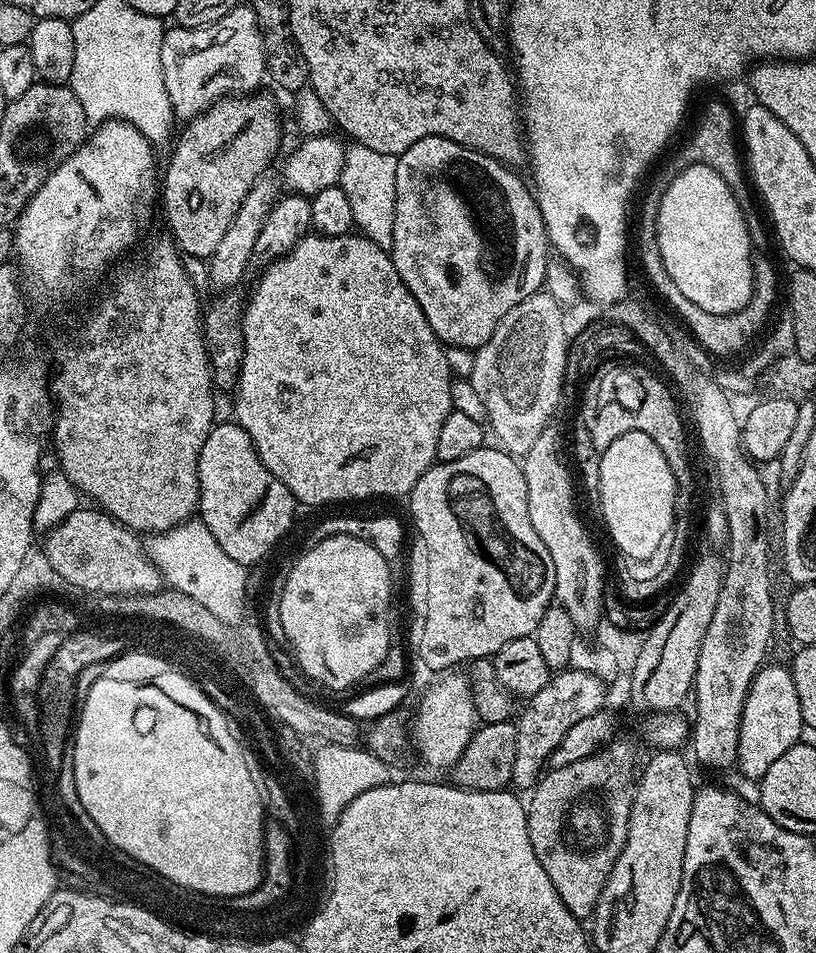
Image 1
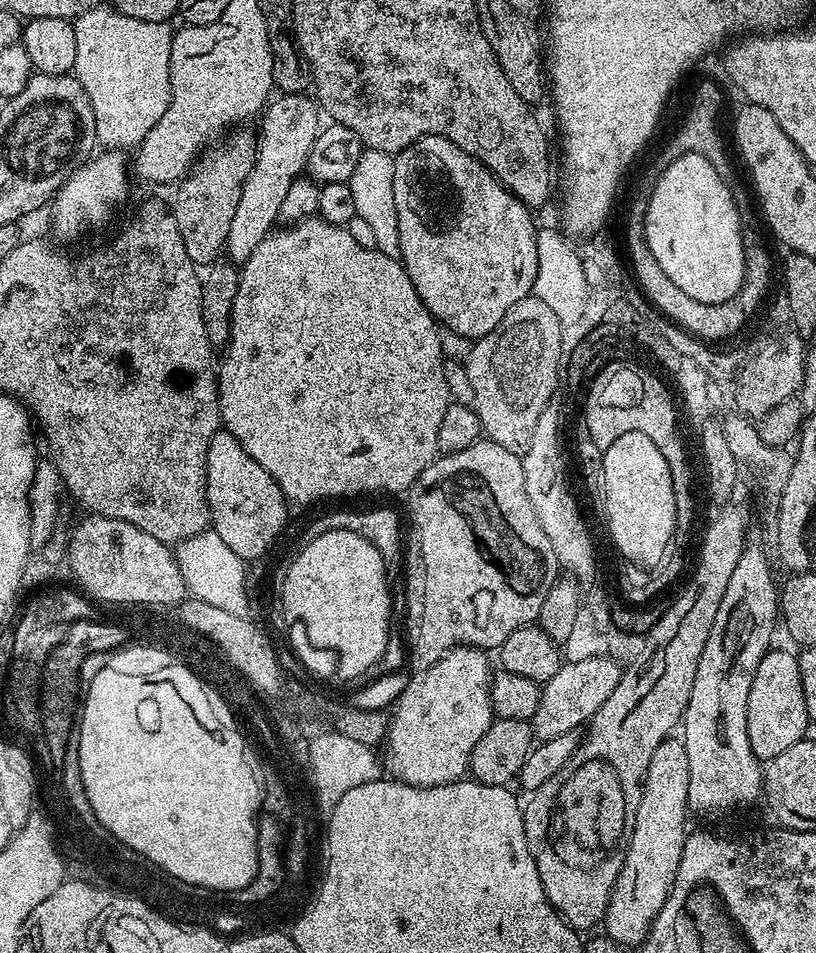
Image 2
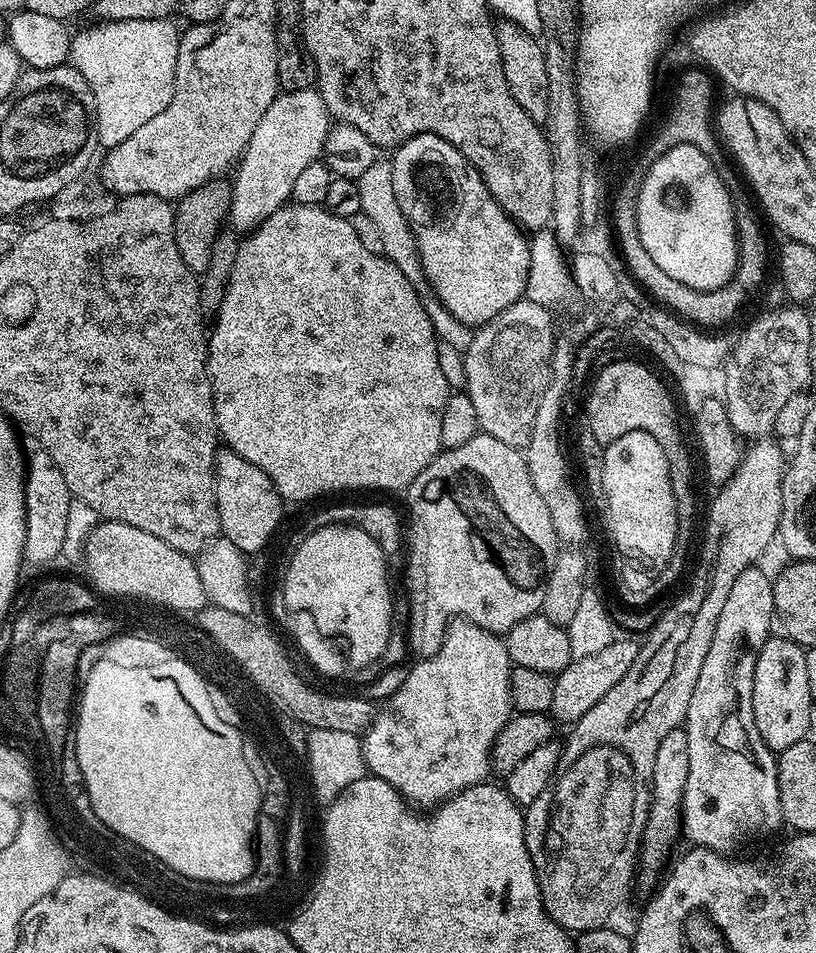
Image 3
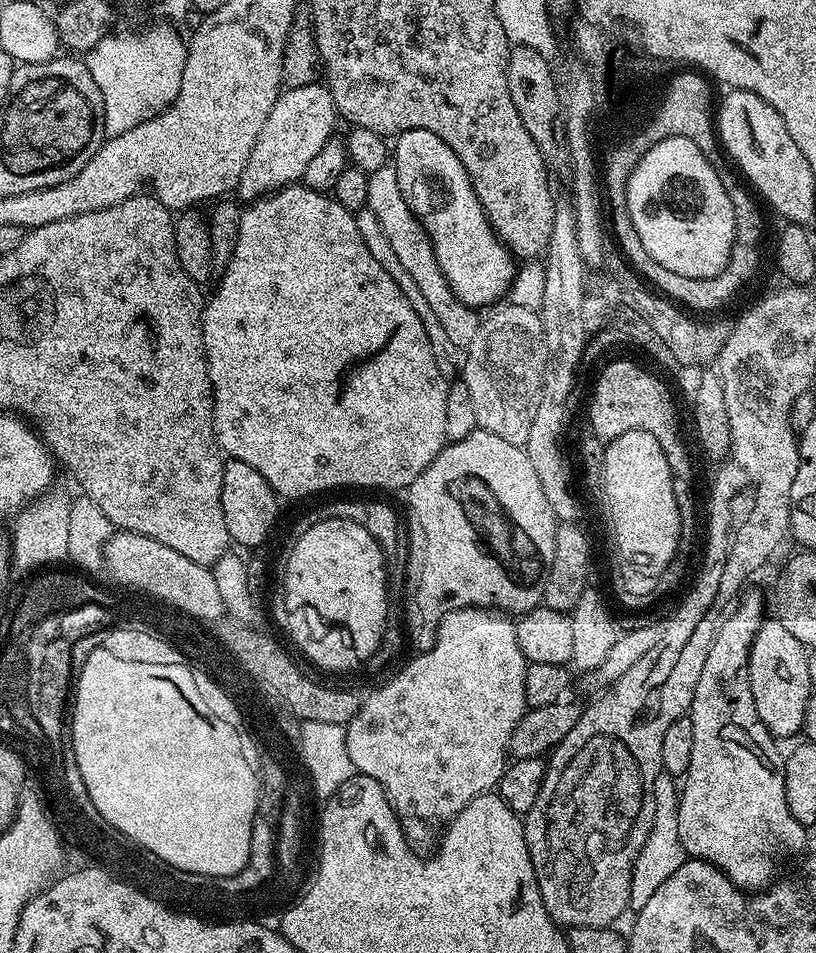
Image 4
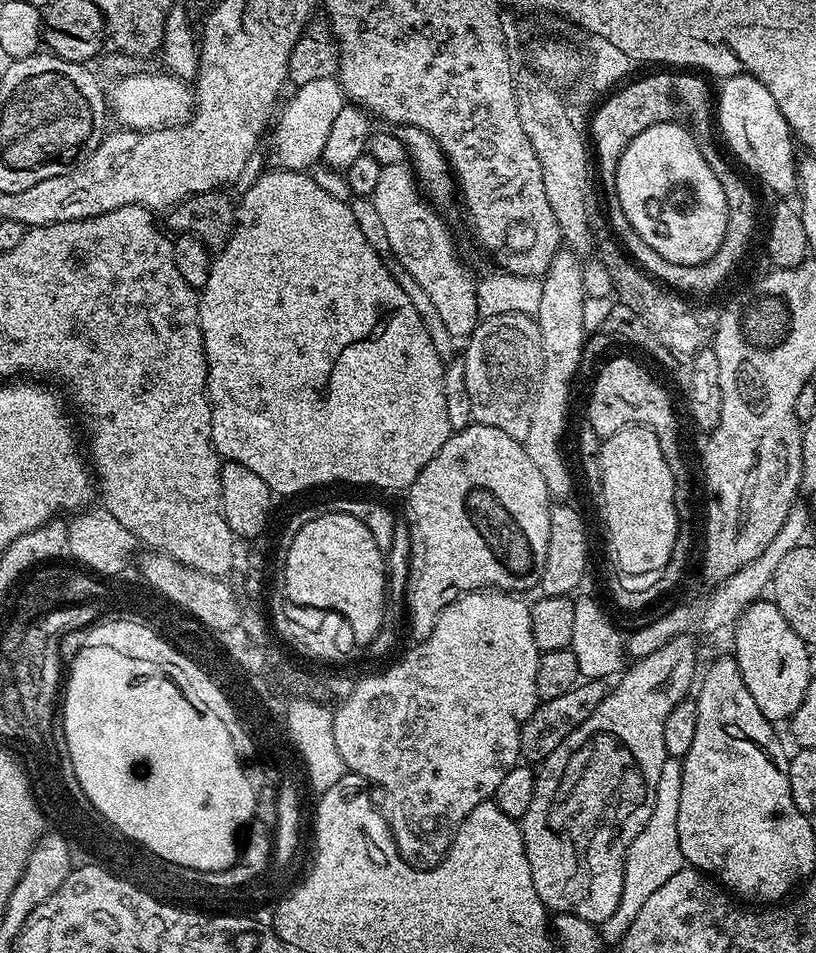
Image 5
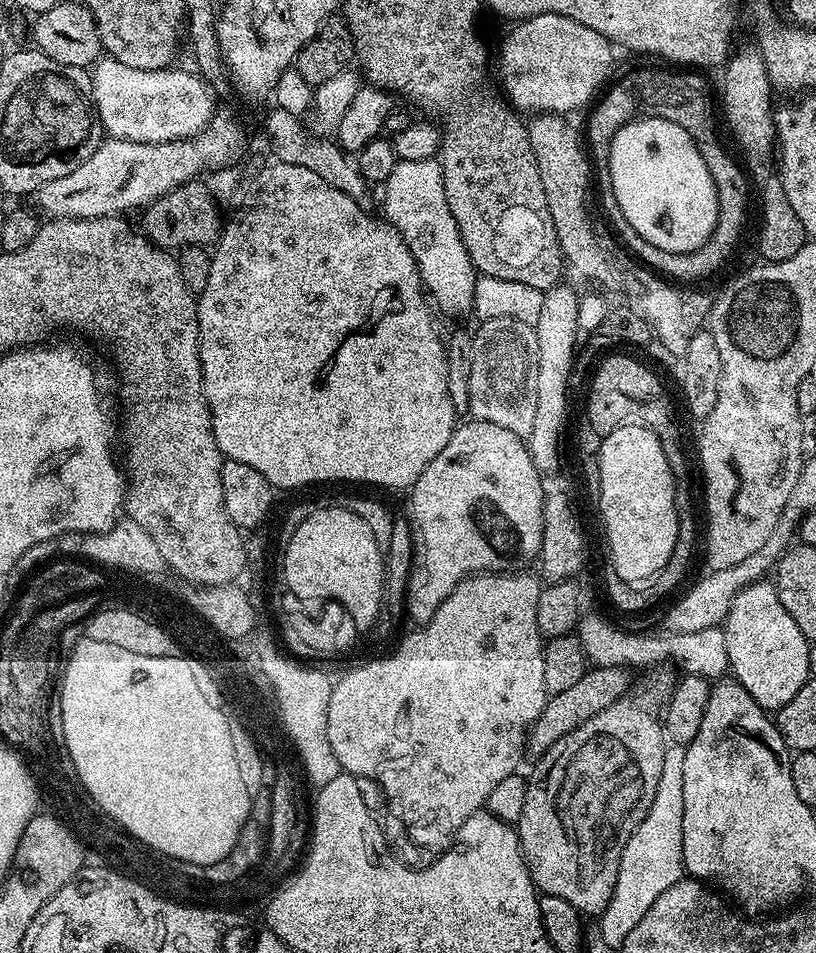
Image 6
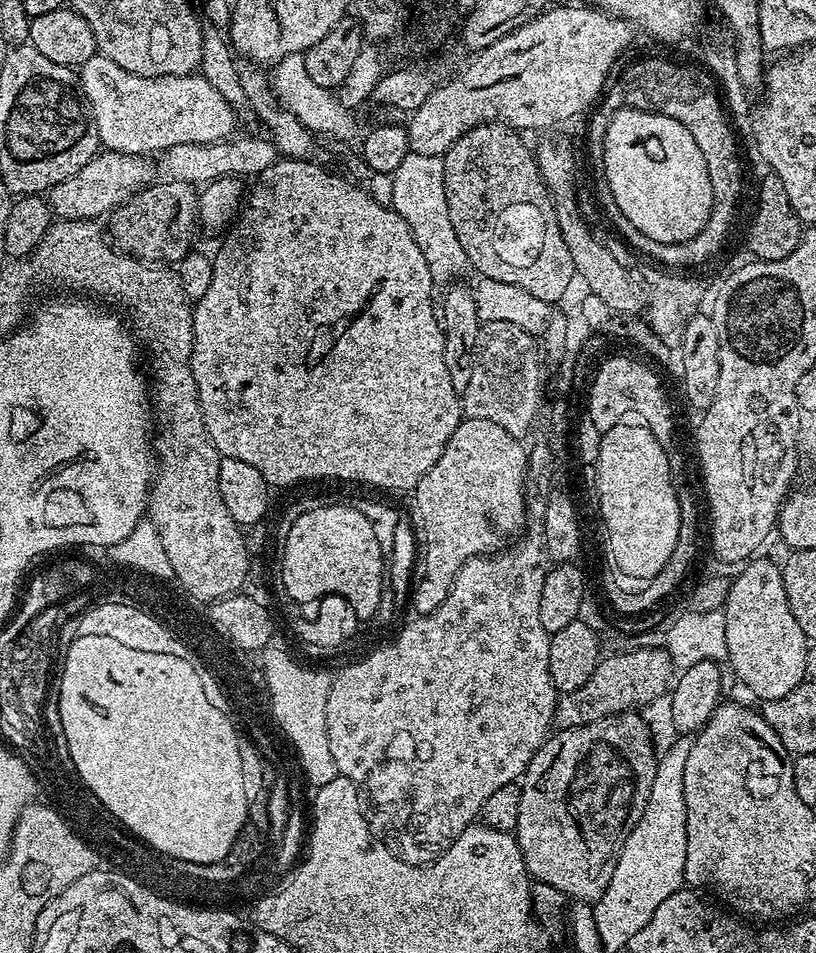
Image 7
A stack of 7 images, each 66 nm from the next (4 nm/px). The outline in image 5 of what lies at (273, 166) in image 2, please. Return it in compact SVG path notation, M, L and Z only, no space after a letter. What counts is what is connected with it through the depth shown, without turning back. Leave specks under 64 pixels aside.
M318 78L318 82L306 82L295 91L288 105L279 109L276 133L272 136L272 156L277 169L302 172L311 169L323 157L326 137L334 126L334 118L338 118L338 110L345 108L346 97L336 78Z

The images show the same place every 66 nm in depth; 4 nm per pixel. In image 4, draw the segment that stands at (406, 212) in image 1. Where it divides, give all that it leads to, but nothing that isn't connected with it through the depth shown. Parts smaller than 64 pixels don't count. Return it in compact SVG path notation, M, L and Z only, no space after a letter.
M406 130L399 133L394 140L394 167L398 174L398 190L402 190L406 206L410 206L410 210L419 218L421 226L432 240L438 266L453 294L466 307L477 310L487 309L503 301L509 295L518 264L512 253L492 231L492 224L488 220L488 215L482 210L482 202L478 202L478 194L474 194L474 186L458 154L454 154L454 150L450 150L450 146L446 146L446 142L438 138L438 134L430 134L430 130Z

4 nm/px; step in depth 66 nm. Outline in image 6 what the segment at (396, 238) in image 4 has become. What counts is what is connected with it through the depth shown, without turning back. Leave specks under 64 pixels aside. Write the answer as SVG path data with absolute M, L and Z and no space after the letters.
M439 159L418 162L397 160L394 170L390 170L390 178L384 180L382 191L384 191L383 219L394 225L402 234L418 266L420 283L426 289L427 295L434 304L436 299L437 306L448 316L460 316L463 312L471 313L478 273L458 234L454 214L450 214Z

